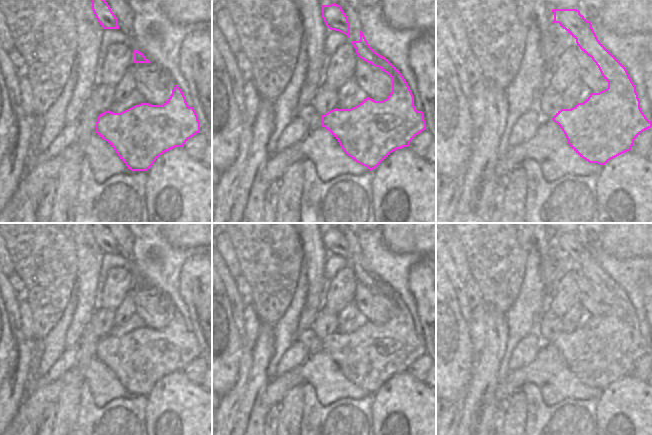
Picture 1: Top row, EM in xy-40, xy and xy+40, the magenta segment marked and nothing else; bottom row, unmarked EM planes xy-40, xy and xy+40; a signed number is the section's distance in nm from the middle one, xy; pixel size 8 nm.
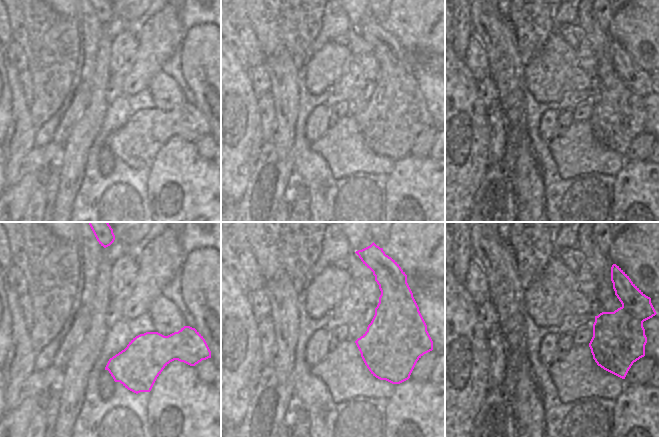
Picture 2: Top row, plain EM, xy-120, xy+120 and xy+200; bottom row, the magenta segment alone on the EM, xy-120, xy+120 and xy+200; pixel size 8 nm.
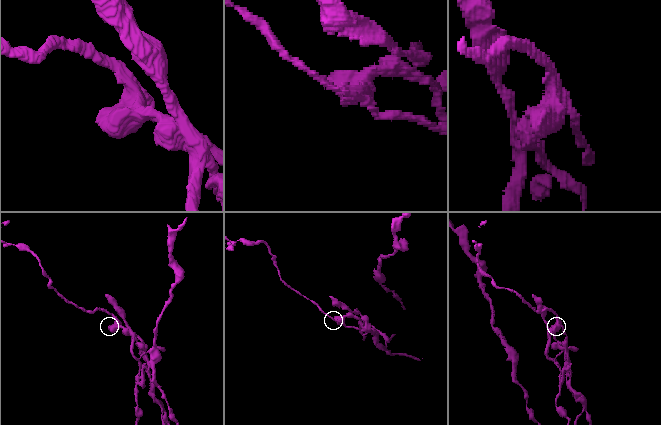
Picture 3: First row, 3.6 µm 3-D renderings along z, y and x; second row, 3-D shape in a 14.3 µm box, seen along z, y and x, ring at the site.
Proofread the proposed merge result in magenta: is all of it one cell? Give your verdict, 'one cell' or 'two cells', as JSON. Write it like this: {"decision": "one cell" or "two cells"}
{"decision": "two cells"}

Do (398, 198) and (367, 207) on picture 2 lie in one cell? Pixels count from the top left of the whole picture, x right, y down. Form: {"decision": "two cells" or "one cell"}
{"decision": "two cells"}

